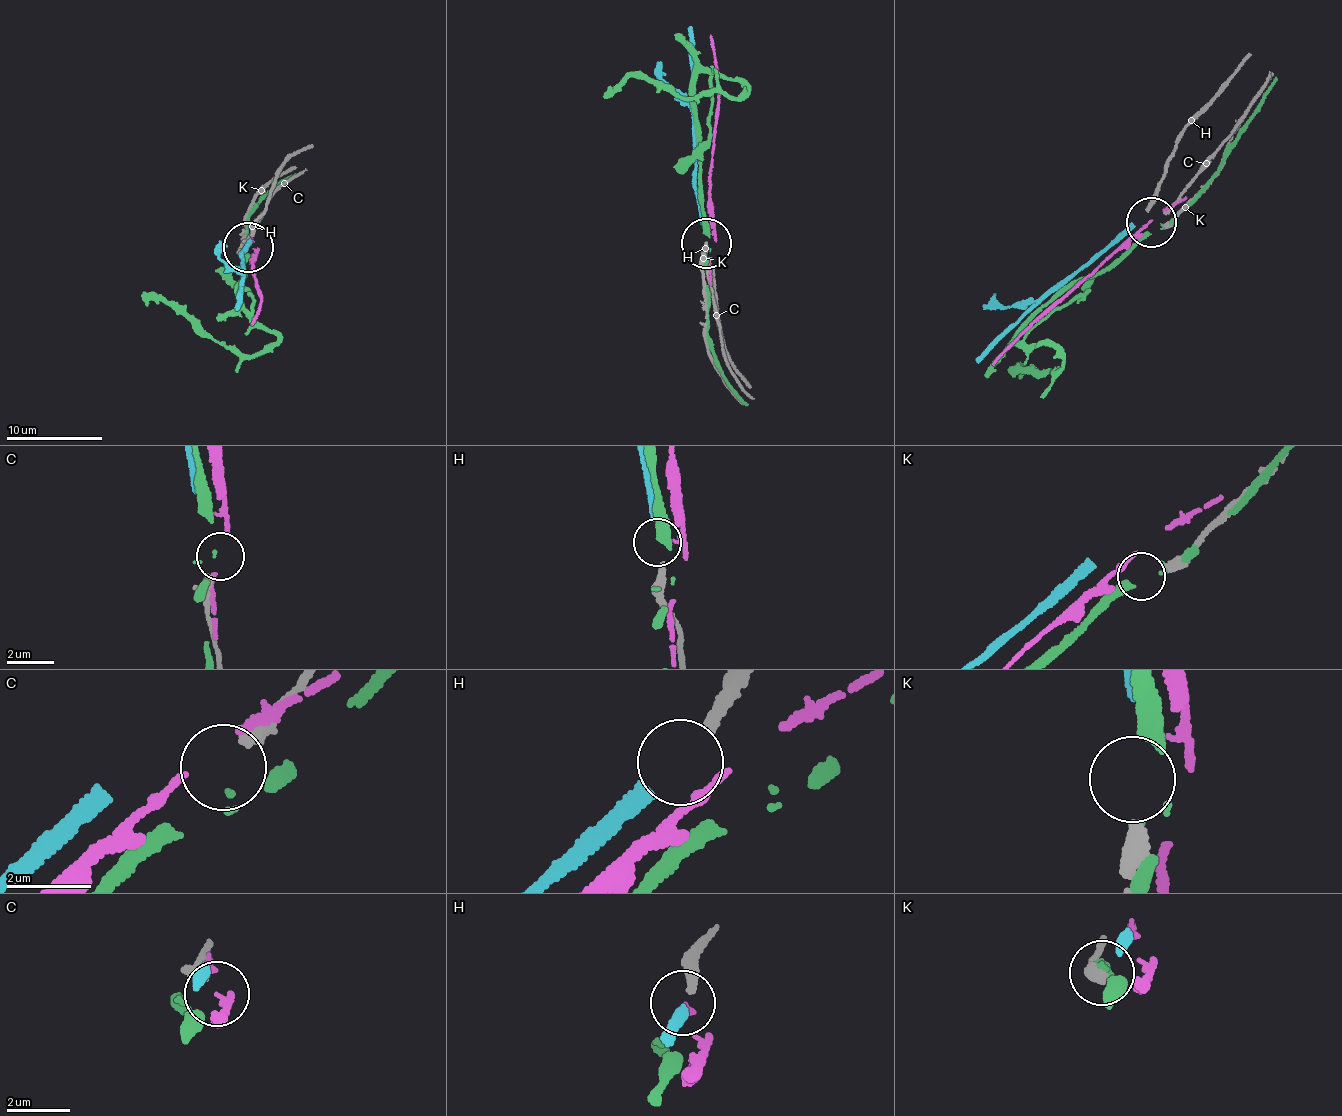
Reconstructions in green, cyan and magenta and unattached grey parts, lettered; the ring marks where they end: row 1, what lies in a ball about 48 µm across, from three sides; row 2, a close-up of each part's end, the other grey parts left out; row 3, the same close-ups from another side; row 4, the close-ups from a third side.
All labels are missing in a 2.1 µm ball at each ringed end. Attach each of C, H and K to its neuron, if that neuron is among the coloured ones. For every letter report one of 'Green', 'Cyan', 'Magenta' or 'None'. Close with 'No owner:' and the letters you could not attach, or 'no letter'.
C: None
H: Cyan
K: None
No owner: C, K

